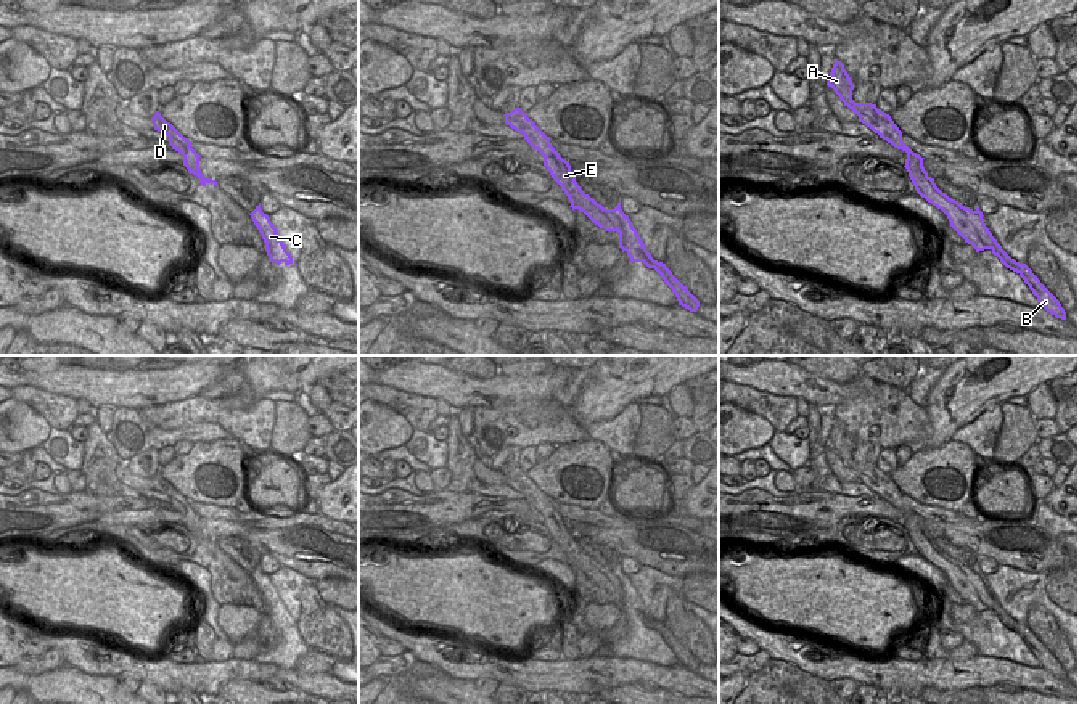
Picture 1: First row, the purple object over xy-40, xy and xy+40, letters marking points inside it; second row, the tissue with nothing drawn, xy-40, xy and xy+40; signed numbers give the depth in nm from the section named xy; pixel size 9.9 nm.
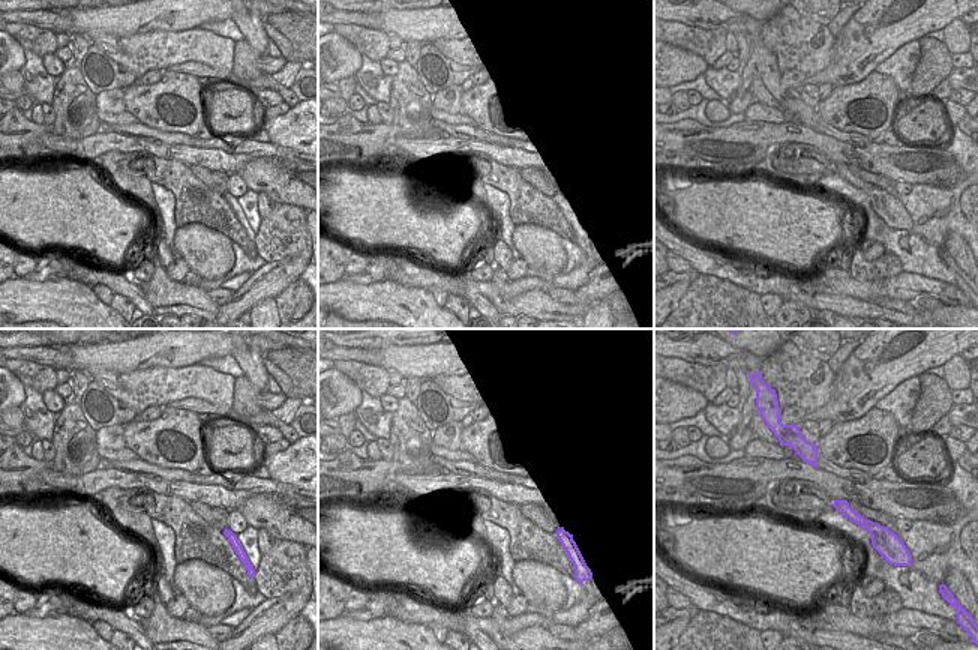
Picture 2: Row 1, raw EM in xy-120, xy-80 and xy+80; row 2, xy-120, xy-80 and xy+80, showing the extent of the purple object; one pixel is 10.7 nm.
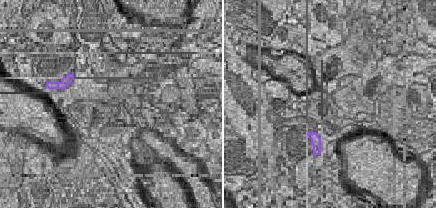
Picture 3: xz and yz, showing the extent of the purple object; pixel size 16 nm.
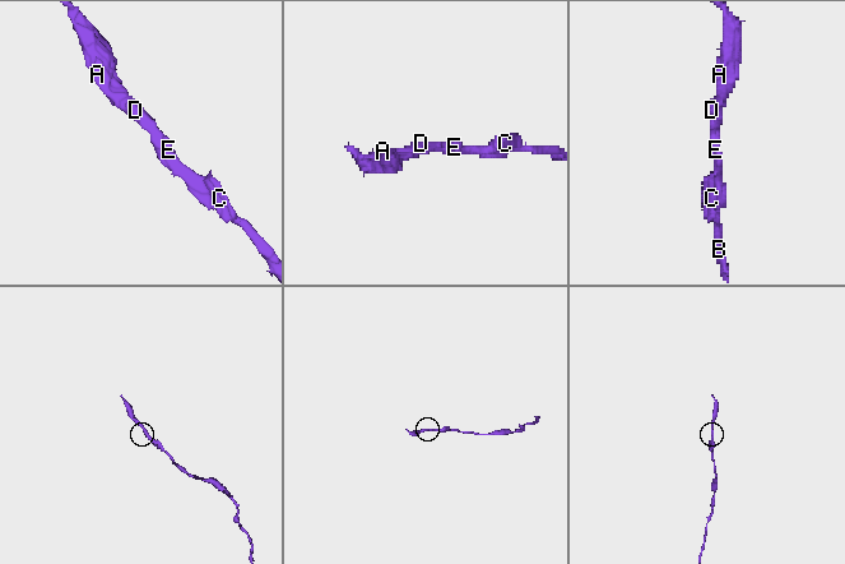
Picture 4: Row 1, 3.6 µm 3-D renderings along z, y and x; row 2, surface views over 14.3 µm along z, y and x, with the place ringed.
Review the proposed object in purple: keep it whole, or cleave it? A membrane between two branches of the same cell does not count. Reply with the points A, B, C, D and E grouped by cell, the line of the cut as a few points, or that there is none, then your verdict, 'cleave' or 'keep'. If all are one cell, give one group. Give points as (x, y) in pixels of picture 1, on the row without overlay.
A B C D E | no cut | keep

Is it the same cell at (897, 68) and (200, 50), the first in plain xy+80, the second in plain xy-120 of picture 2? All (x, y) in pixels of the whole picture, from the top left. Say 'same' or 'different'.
same

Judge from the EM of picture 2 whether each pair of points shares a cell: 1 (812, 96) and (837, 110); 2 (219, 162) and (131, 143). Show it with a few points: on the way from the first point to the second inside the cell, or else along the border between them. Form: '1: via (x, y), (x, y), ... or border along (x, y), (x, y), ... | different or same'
1: border along (821, 101), (816, 107) | different
2: via (197, 156), (153, 147) | same

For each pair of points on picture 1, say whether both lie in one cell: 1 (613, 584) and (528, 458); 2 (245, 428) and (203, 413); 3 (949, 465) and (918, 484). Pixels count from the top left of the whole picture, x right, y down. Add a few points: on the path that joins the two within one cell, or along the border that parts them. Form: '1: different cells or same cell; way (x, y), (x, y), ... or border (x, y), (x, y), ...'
1: different cells; border (521, 449), (520, 468), (525, 473)
2: same cell; way (235, 421), (213, 413)
3: same cell; way (941, 466), (930, 468), (923, 476)

